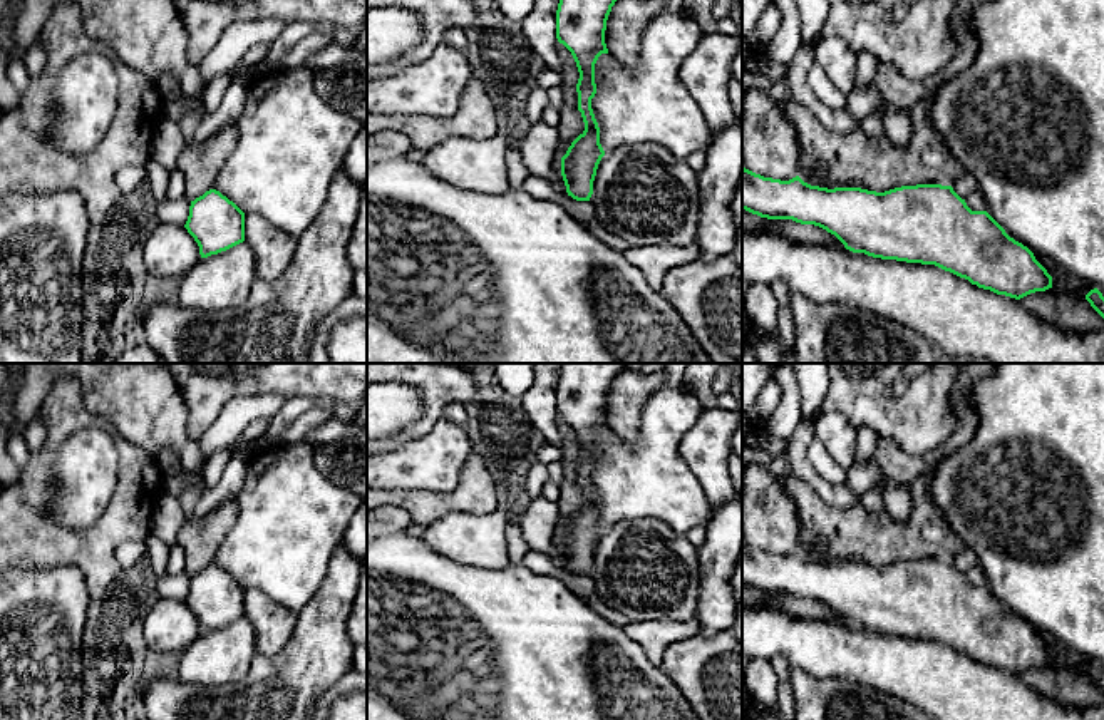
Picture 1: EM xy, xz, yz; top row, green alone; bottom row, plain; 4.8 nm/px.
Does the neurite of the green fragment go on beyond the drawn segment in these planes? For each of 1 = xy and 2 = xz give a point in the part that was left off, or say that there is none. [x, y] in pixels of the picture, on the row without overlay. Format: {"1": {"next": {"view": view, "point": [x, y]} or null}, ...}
{"1": {"next": null}, "2": {"next": null}}

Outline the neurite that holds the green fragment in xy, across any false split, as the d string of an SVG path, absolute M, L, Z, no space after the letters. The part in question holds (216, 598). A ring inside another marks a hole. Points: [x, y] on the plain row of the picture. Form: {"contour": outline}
{"contour": "M216 564L191 576L184 599L199 621L201 633L218 630L245 616L245 588Z"}

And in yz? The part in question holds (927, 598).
{"contour": "M742 541L742 584L767 594L792 594L834 609L846 625L873 633L935 640L978 663L1020 675L1052 663L1052 651L1034 628L1010 613L987 588L972 586L952 561L916 559L885 568L861 563L819 563L799 551L781 556Z"}

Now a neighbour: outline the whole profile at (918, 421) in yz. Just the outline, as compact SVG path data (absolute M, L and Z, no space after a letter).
M828 363L828 393L823 412L843 414L854 429L869 427L880 439L893 439L906 454L920 455L928 452L948 437L957 427L957 415L952 409L952 390L957 385L962 363L935 363L915 377L901 397L893 397L890 387L903 372L906 363Z

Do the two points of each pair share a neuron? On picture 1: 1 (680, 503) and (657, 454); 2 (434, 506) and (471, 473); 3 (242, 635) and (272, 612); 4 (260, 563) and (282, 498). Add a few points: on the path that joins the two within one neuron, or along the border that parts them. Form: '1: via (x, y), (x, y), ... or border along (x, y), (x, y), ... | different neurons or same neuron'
1: via (669, 491), (657, 479), (657, 466) | same neuron
2: via (446, 503), (451, 503), (469, 484) | same neuron
3: border along (243, 617), (253, 628), (258, 652) | different neurons
4: via (275, 546), (282, 540), (282, 514) | same neuron

